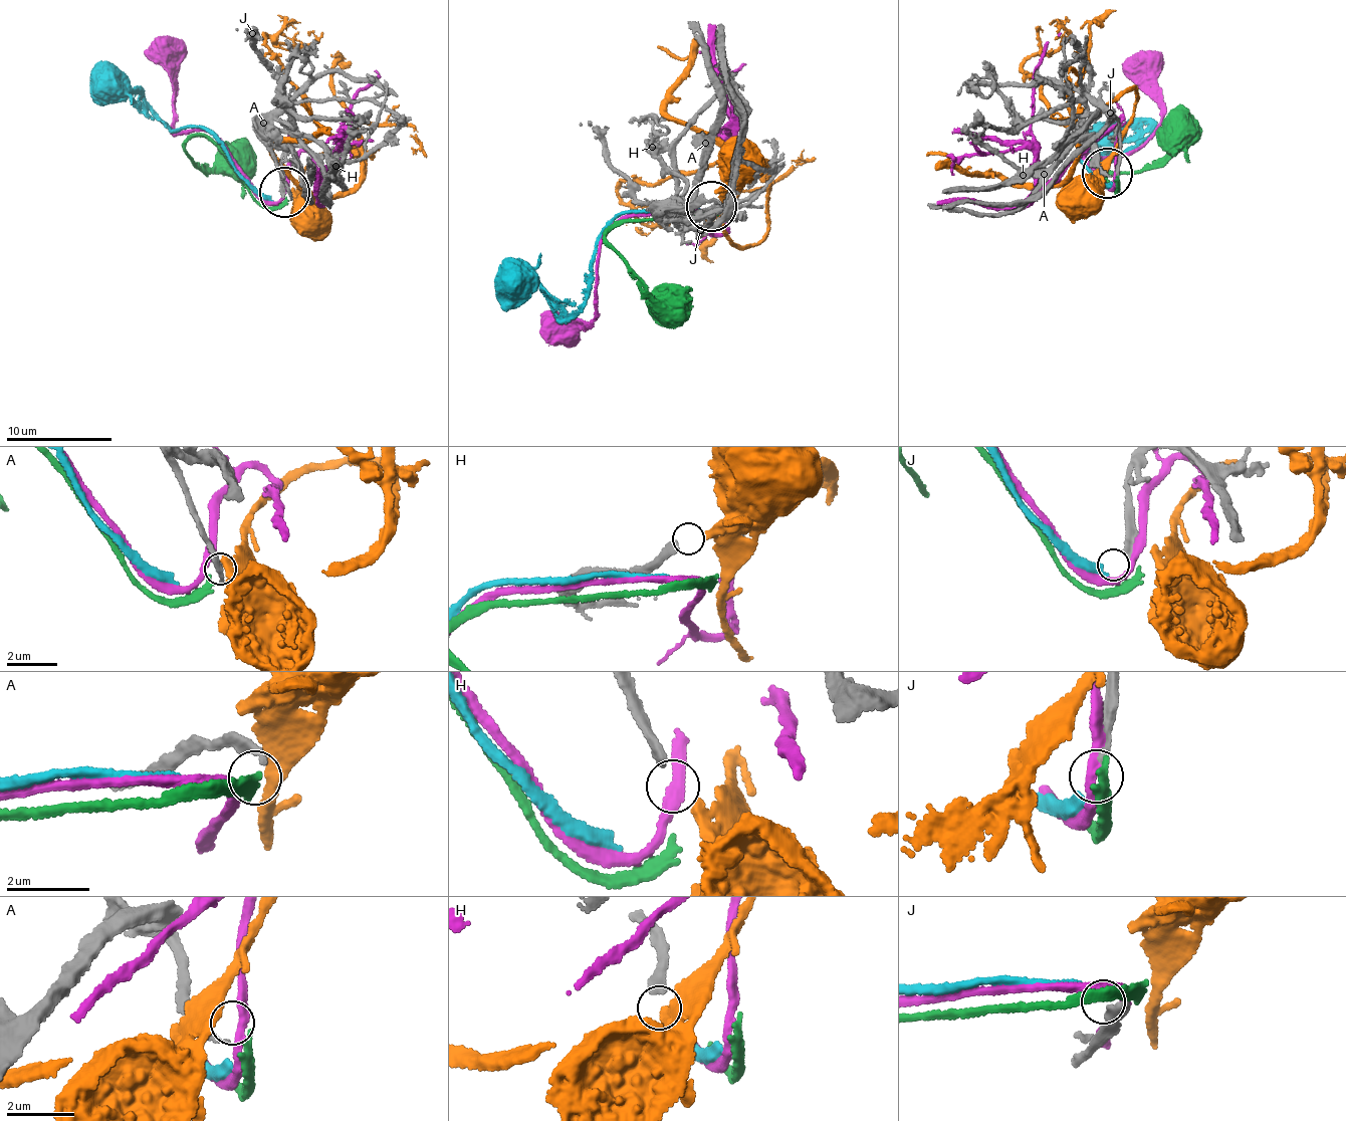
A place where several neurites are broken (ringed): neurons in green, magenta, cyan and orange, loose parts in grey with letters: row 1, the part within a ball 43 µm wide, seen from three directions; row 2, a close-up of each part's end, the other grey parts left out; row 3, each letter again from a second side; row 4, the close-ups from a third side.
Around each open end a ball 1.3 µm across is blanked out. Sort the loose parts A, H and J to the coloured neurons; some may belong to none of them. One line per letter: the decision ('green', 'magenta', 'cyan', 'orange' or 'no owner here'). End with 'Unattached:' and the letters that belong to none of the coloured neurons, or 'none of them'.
A: green
H: no owner here
J: cyan
Unattached: H

